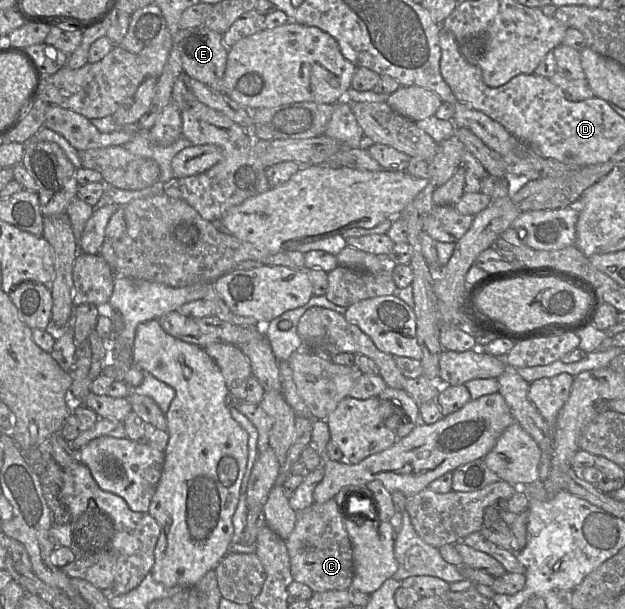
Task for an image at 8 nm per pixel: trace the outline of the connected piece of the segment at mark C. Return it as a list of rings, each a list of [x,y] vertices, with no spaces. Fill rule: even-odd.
[[[337,495],[322,504],[312,504],[296,512],[296,523],[285,539],[293,581],[308,586],[313,593],[349,590],[354,576],[353,548],[343,523],[345,506],[338,505]]]

